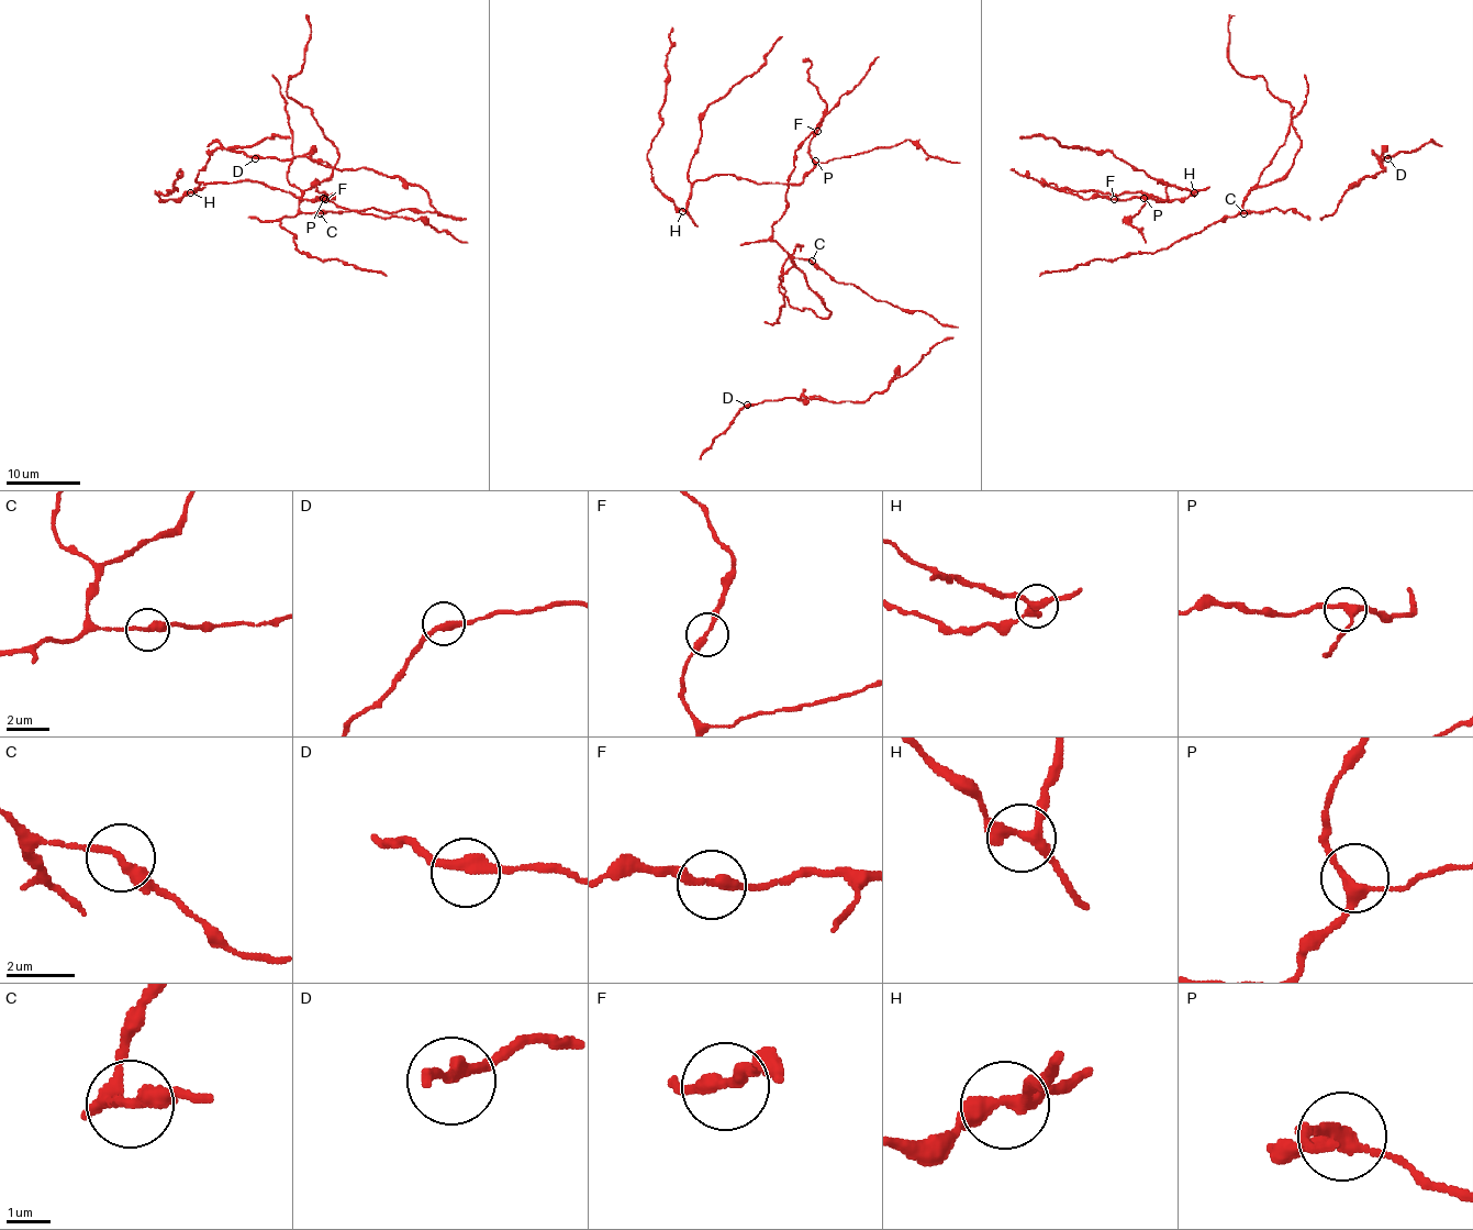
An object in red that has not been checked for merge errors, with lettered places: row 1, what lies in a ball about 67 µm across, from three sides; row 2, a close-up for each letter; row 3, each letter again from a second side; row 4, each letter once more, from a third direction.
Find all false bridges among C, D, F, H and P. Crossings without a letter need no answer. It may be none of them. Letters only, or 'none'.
none

